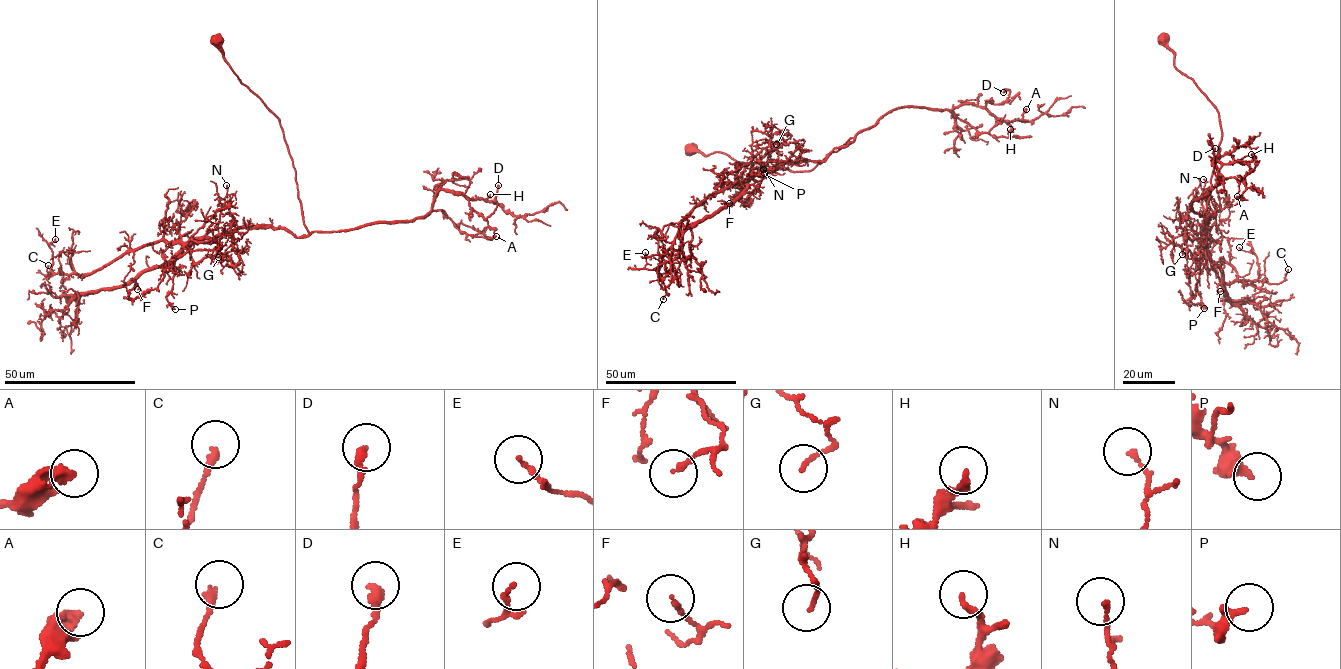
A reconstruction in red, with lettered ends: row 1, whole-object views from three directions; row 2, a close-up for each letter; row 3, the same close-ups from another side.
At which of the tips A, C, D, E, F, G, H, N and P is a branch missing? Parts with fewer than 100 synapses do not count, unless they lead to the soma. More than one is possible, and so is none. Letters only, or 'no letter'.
no letter

